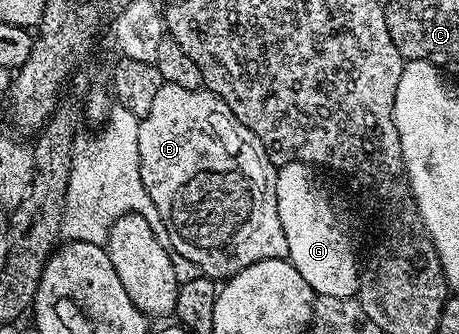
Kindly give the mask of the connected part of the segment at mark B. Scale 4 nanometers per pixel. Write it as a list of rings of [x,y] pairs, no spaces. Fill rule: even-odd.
[[[162,83],[151,110],[139,120],[139,170],[141,181],[163,218],[168,239],[177,240],[176,255],[212,278],[228,278],[247,266],[264,260],[283,260],[288,257],[287,234],[279,222],[277,205],[277,168],[259,138],[243,122],[231,114],[231,110],[214,92],[185,90]],[[209,172],[247,172],[251,182],[265,184],[241,184],[253,192],[253,200],[241,200],[241,218],[235,226],[227,224],[229,236],[221,236],[221,206],[231,208],[231,198],[219,196],[215,202],[203,202],[187,198],[181,208],[177,200],[183,190],[159,190],[167,186],[147,186],[147,180],[199,180]]]

